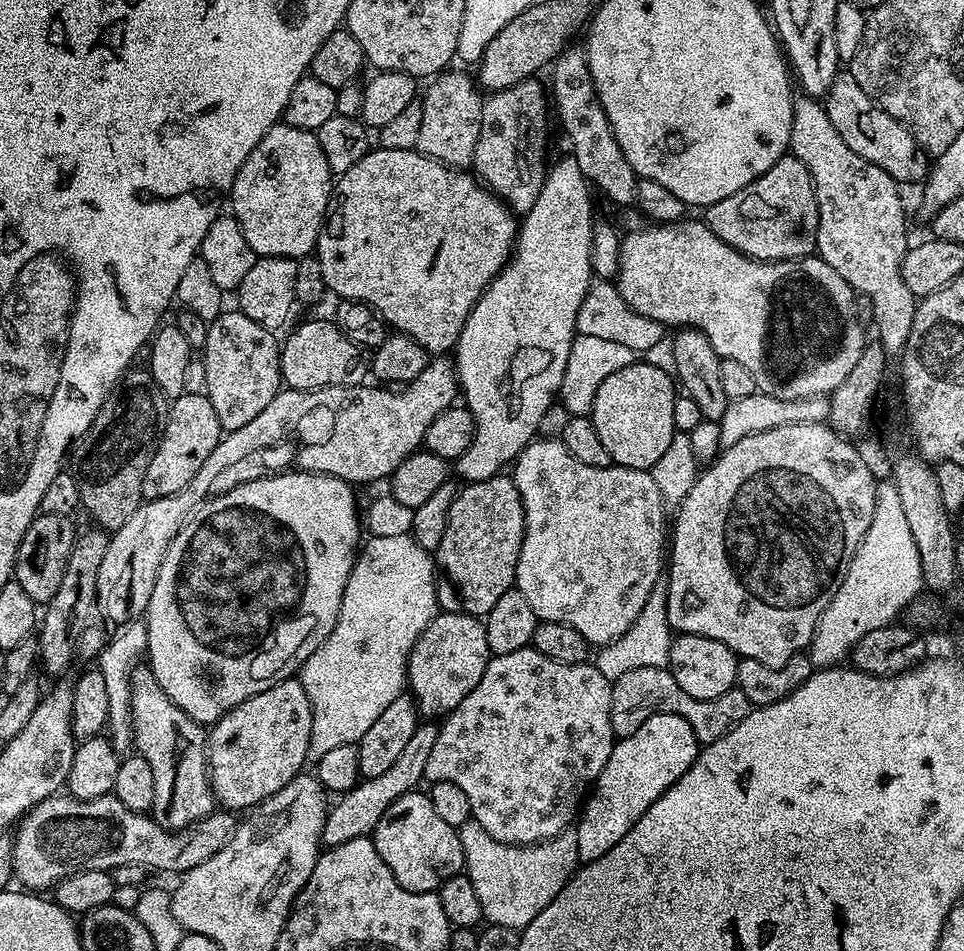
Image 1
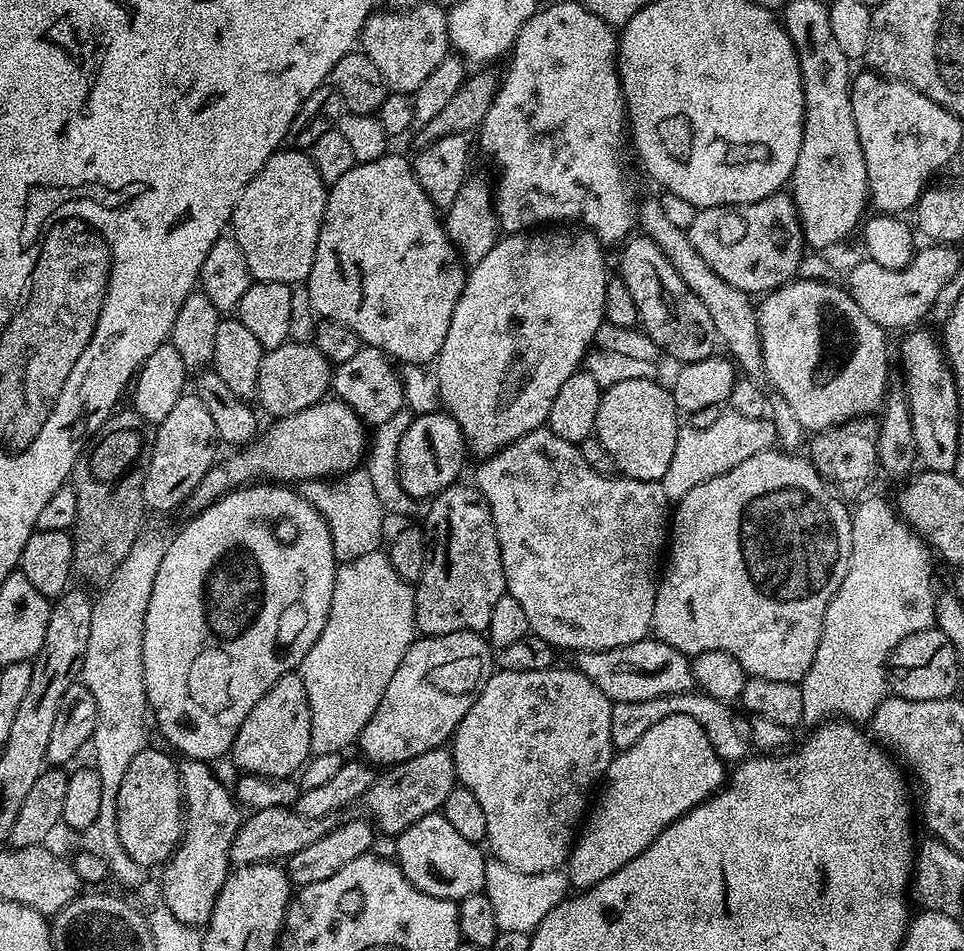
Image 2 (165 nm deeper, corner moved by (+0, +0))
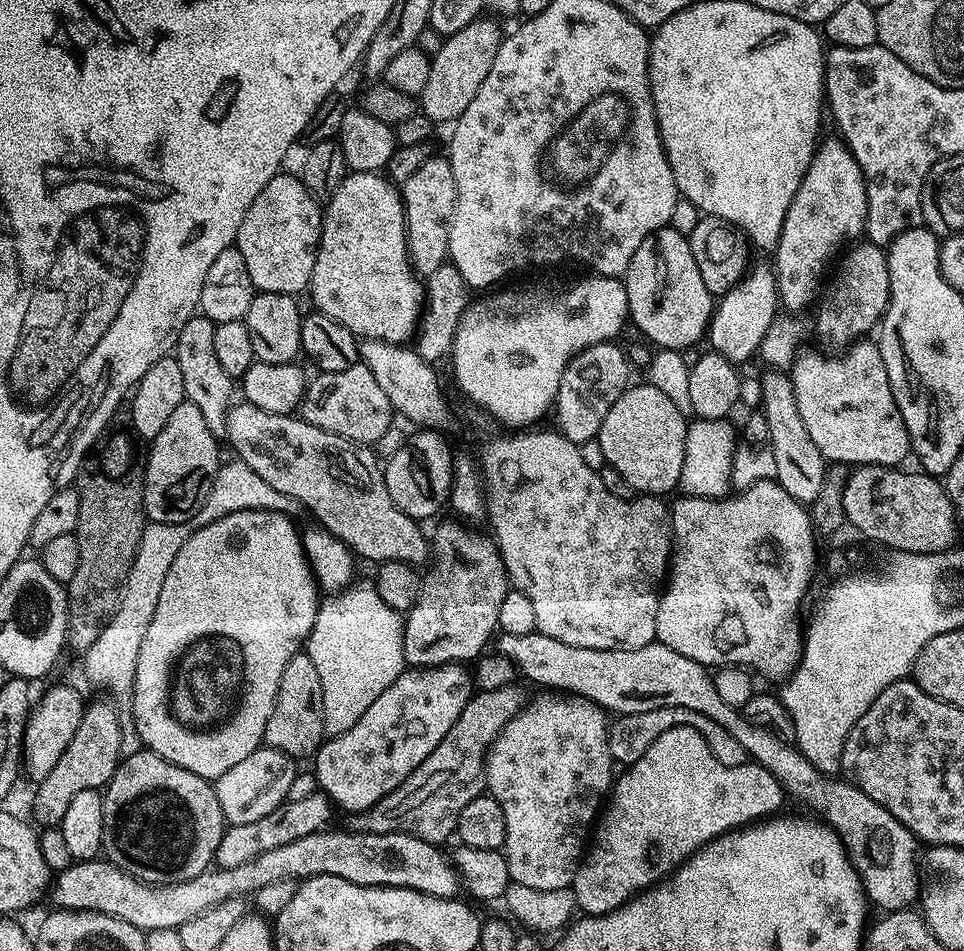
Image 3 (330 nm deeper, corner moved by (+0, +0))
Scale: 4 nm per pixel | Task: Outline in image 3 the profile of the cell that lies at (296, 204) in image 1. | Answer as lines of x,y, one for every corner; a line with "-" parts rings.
278,174
266,182
266,190
254,198
242,226
238,226
235,247
250,270
256,292
273,292
296,296
312,283
316,247
320,245
322,208
317,197
308,193
299,175

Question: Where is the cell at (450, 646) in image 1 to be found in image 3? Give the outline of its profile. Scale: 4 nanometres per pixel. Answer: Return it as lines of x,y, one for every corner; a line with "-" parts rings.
460,664
405,670
342,734
325,739
314,753
319,791
337,809
363,814
390,794
446,738
470,699
470,672

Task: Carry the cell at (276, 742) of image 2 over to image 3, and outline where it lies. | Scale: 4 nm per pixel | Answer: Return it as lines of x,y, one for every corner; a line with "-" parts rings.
301,650
293,654
290,662
286,662
286,670
282,670
276,705
264,731
264,744
287,752
295,758
301,758
311,757
325,739
322,682
318,678
318,669
308,657
307,651

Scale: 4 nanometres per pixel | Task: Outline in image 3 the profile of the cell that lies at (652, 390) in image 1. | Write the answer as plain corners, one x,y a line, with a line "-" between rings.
650,382
635,384
625,388
624,393
614,402
614,406
610,406
600,427
598,445
600,444
600,452
604,455
603,463
618,470
618,474
622,474
622,478
626,478
626,482
632,487
633,493
660,498
665,495
663,492
675,489
679,485
686,434
690,424
685,413
680,412
678,406
674,406
674,402
670,402
670,398
662,394
662,390
658,390

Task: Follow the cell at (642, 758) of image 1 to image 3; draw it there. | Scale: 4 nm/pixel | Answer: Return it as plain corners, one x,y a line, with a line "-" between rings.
690,727
668,730
638,762
627,765
621,772
624,773
621,776
619,773
611,789
610,799
595,825
586,855
572,880
571,889
576,896
577,909
584,916
606,916
617,908
623,908
637,894
671,877
705,846
733,830
743,829
748,826
743,824
751,820
763,821
763,816
778,811
786,801
784,789
767,768
755,762
722,766
700,732

